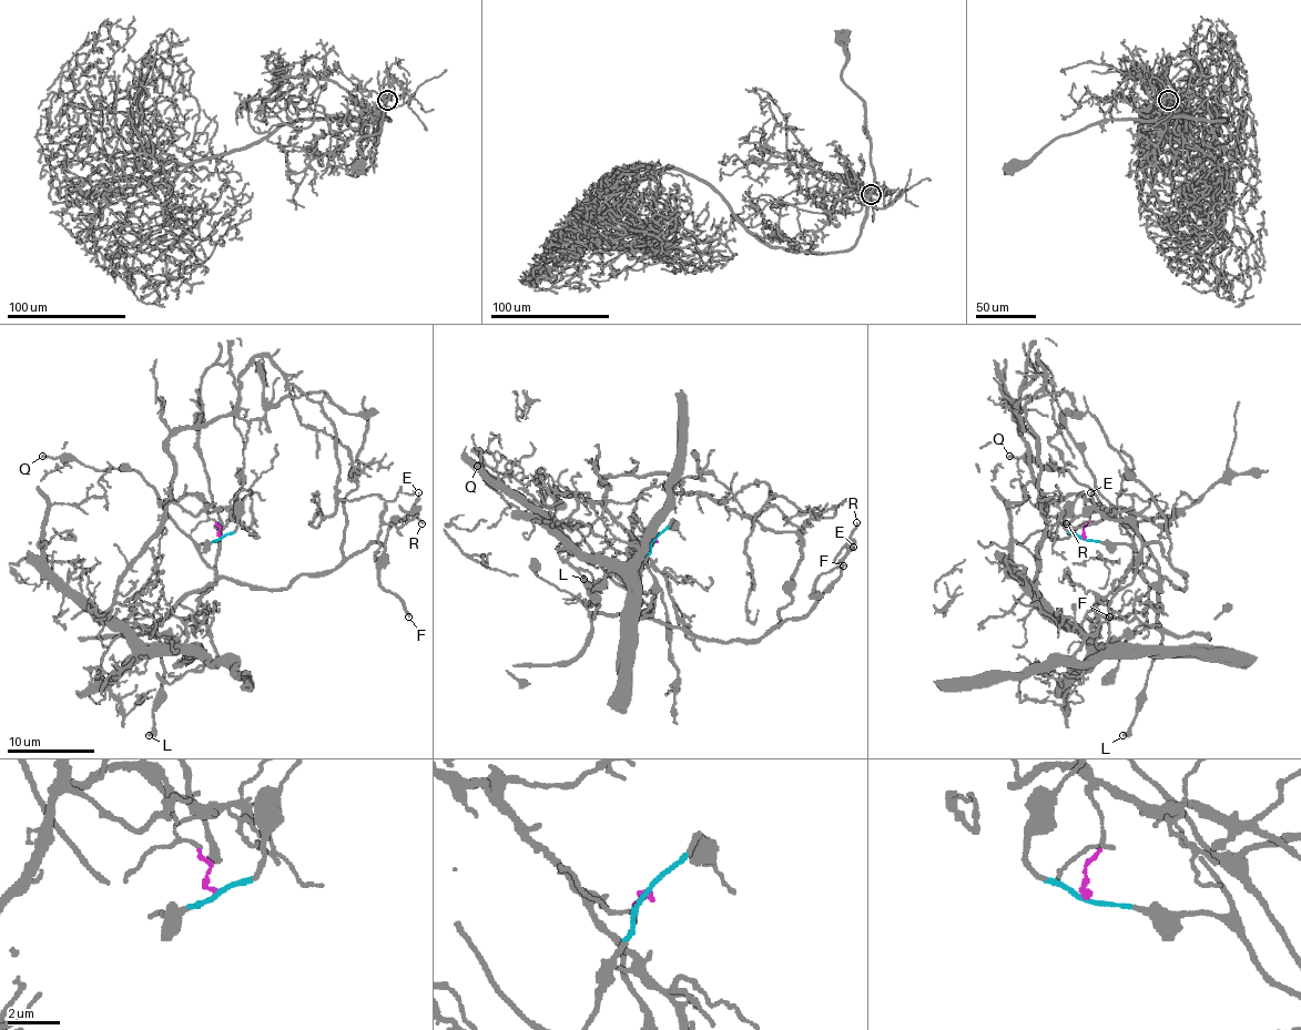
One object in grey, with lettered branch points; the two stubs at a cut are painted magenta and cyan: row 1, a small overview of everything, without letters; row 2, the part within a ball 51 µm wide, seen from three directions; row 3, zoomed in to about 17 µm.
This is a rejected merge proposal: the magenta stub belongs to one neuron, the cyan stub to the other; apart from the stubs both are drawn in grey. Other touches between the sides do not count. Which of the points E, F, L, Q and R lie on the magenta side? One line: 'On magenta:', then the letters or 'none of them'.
On magenta: none of them

